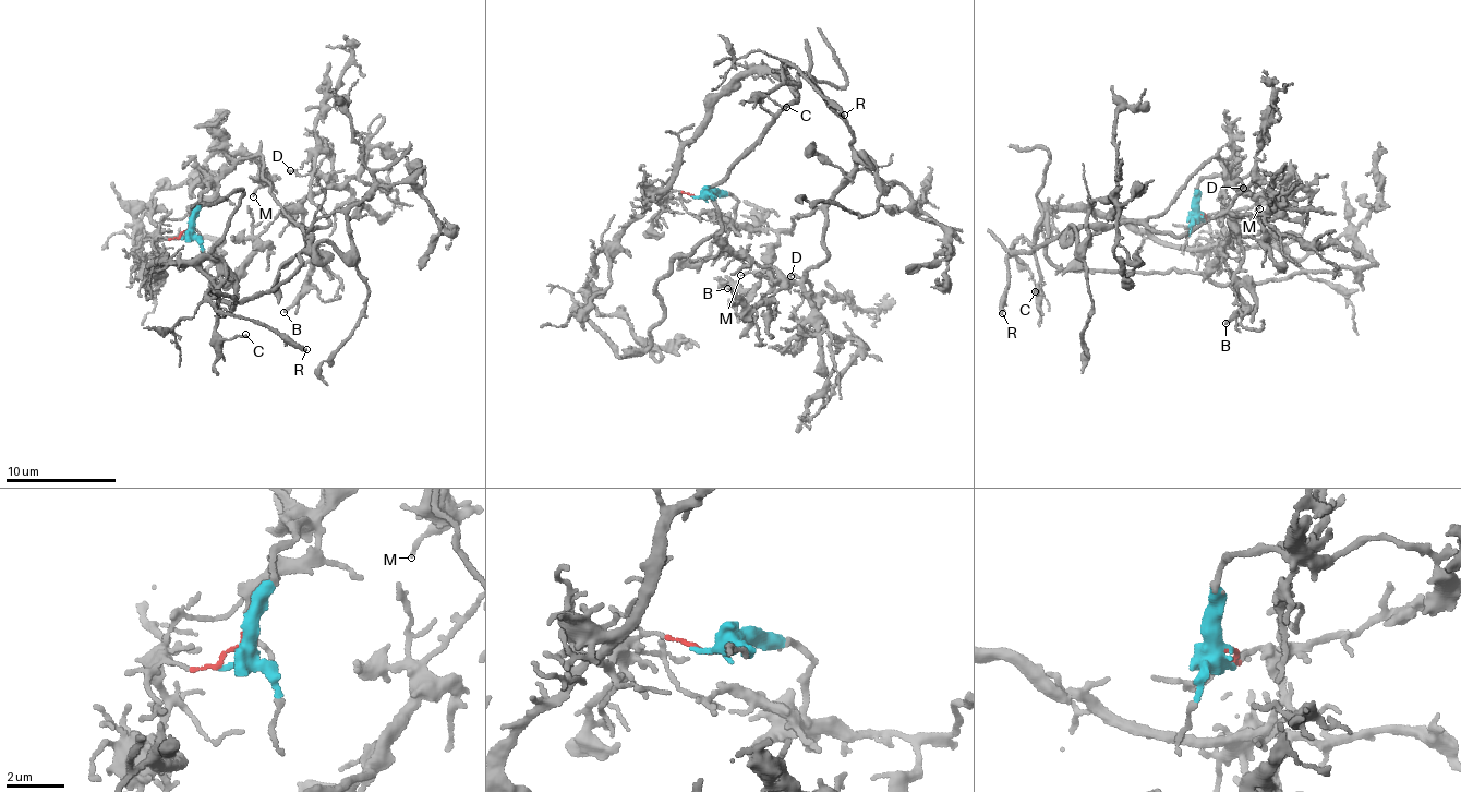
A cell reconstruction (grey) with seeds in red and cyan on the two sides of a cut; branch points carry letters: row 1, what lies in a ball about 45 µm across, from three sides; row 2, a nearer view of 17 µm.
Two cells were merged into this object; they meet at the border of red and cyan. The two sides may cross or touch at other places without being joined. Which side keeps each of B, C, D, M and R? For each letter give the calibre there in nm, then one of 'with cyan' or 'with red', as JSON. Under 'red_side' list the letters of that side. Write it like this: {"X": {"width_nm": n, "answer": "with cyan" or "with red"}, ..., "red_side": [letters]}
{"B": {"width_nm": 150, "answer": "with cyan"}, "C": {"width_nm": 130, "answer": "with red"}, "D": {"width_nm": 120, "answer": "with cyan"}, "M": {"width_nm": 130, "answer": "with cyan"}, "R": {"width_nm": 240, "answer": "with red"}, "red_side": ["C", "R"]}

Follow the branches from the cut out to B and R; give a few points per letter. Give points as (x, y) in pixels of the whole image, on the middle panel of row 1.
B: (705, 192), (756, 229), (825, 218), (828, 256), (801, 282), (750, 308), (726, 288)
R: (705, 192), (657, 198), (708, 108), (753, 72), (784, 82), (794, 66), (845, 115)

